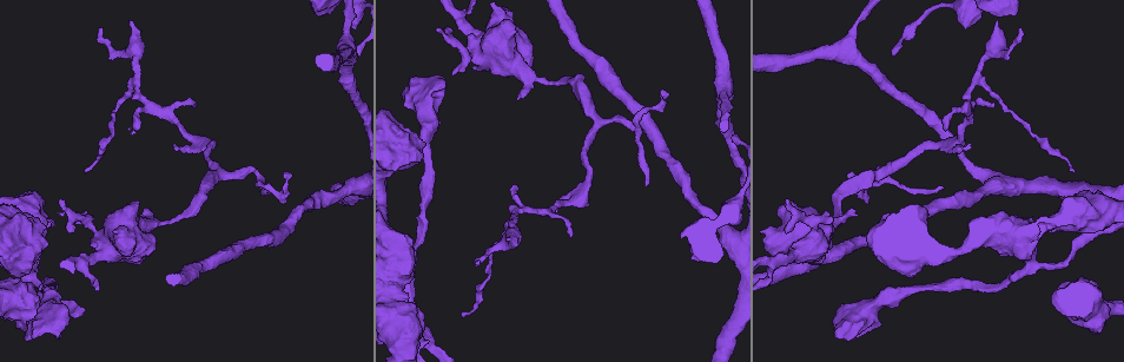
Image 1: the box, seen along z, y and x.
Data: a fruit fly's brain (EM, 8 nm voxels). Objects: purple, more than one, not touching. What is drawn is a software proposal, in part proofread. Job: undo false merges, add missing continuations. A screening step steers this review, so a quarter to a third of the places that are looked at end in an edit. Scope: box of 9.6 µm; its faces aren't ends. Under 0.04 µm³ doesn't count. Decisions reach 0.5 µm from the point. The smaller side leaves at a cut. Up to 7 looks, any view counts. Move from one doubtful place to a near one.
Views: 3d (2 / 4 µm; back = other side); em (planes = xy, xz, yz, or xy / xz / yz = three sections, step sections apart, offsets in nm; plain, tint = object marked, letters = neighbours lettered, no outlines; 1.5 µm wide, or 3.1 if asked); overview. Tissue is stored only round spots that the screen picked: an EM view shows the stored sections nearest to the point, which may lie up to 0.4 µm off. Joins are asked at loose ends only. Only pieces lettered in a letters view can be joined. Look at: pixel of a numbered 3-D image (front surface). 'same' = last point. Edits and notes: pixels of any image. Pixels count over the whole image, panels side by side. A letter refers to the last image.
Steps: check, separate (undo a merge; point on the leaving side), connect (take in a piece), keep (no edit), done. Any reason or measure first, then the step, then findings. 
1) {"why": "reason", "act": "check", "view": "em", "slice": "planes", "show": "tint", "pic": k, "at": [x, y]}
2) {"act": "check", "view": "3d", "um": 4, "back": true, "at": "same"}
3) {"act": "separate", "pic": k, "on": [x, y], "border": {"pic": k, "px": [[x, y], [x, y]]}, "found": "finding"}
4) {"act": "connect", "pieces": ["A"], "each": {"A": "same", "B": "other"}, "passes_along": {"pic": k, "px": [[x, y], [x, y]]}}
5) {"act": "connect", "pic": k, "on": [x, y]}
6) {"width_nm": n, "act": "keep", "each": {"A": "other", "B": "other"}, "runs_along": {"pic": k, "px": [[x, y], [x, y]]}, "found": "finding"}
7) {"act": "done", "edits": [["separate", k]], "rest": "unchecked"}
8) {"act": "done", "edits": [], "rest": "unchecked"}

{"why": "calibre changes", "act": "check", "view": "3d", "um": 4, "pic": 1, "at": [1030, 251]}

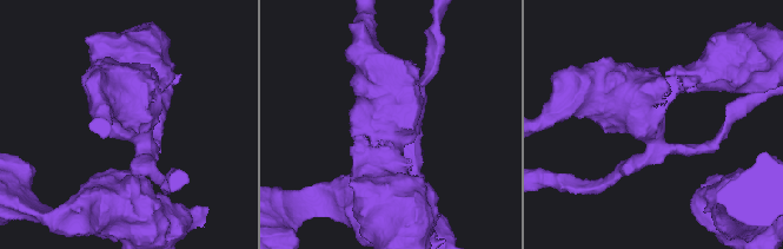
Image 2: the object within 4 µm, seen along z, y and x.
{"why": "now the EM", "act": "check", "view": "em", "slice": "planes", "show": "tint", "pic": 2, "at": [651, 126]}

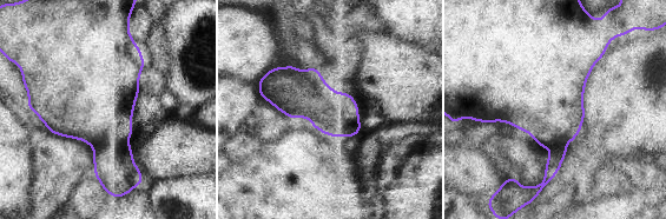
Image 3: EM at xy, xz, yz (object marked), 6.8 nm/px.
{"act": "check", "view": "em", "slice": "planes", "show": "letters", "at": "same"}

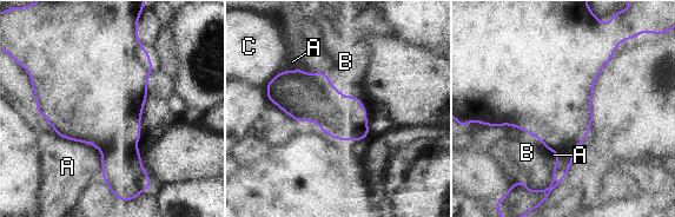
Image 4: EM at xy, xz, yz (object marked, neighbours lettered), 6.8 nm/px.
{"act": "separate", "pic": 4, "on": [123, 171], "each": {"A": "other", "B": "other", "C": "other"}, "border": {"pic": 4, "px": [[136, 143], [113, 145], [101, 151]]}, "found": "a second neuron is stuck on"}

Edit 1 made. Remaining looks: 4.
{"why": "an open end", "act": "check", "view": "3d", "um": 2, "pic": 1, "at": [452, 76]}

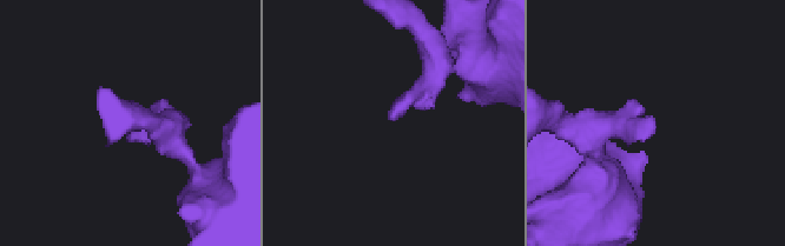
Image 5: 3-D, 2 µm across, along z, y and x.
{"why": "need the tissue", "act": "check", "view": "em", "slice": "xy", "step": 4, "show": "letters", "pic": 5, "at": [654, 125]}

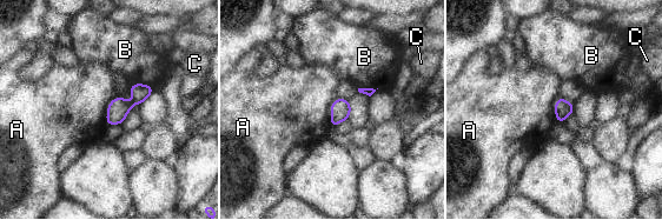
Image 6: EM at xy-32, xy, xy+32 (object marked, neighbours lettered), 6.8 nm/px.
{"act": "check", "view": "em", "slice": "planes", "show": "letters", "at": "same"}

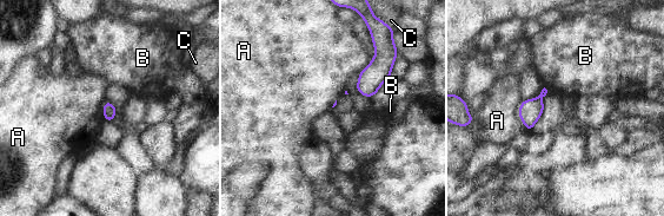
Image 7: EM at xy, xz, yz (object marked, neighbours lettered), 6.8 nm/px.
{"act": "keep", "each": {"A": "other", "B": "other", "C": "other"}, "border": {"pic": 7, "px": [[522, 100], [518, 116], [525, 129]]}, "found": "none of them fits"}

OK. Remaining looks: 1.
{"act": "done", "edits": [["separate", 4]], "rest": "unchecked"}

